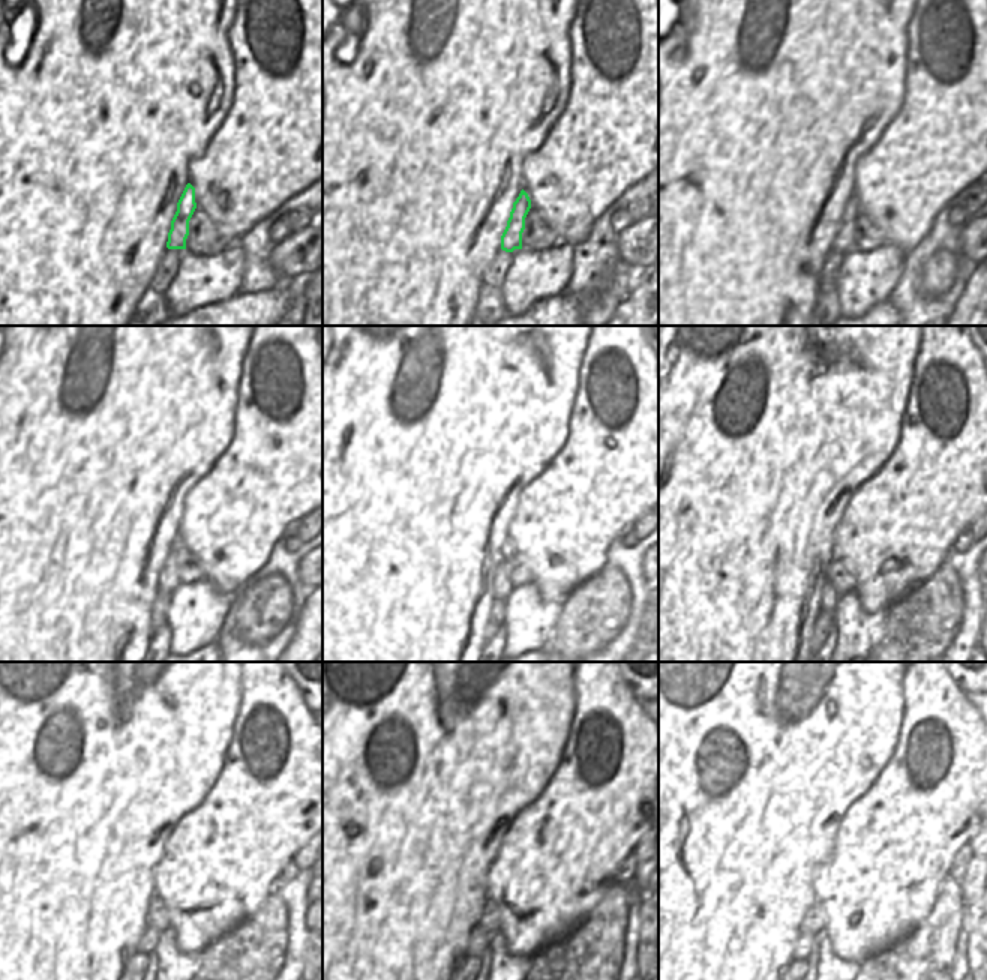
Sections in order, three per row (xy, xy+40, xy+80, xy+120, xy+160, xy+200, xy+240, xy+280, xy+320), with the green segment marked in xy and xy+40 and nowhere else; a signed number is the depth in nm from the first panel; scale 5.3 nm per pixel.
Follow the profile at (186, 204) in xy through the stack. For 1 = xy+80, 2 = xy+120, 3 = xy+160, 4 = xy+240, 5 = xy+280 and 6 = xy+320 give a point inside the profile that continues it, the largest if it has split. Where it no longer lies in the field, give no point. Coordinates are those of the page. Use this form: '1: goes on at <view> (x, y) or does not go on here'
1: goes on at xy+80 (843, 242)
2: goes on at xy+120 (170, 574)
3: goes on at xy+160 (501, 584)
4: goes on at xy+240 (150, 937)
5: goes on at xy+280 (479, 941)
6: goes on at xy+320 (806, 947)

